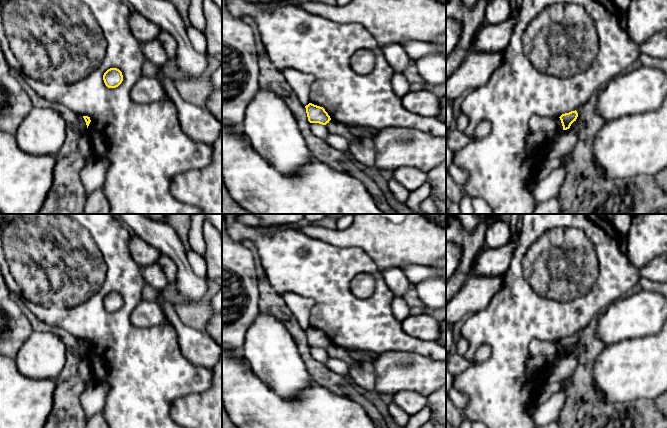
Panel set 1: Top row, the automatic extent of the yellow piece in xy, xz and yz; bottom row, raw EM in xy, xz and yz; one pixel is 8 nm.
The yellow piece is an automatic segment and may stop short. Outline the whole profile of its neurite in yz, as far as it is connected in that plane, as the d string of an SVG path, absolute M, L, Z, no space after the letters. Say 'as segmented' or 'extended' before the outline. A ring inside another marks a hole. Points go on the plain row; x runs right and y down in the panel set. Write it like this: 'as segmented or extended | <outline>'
as segmented | M571 335L569 337L562 338L559 342L561 344L563 354L567 354L570 352L571 348L576 345L578 341L577 335Z

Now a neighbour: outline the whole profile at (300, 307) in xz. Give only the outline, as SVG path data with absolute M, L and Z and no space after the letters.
M285 293L282 297L300 326L304 330L308 329L310 327L309 313L315 301L311 298L301 297L295 293Z

